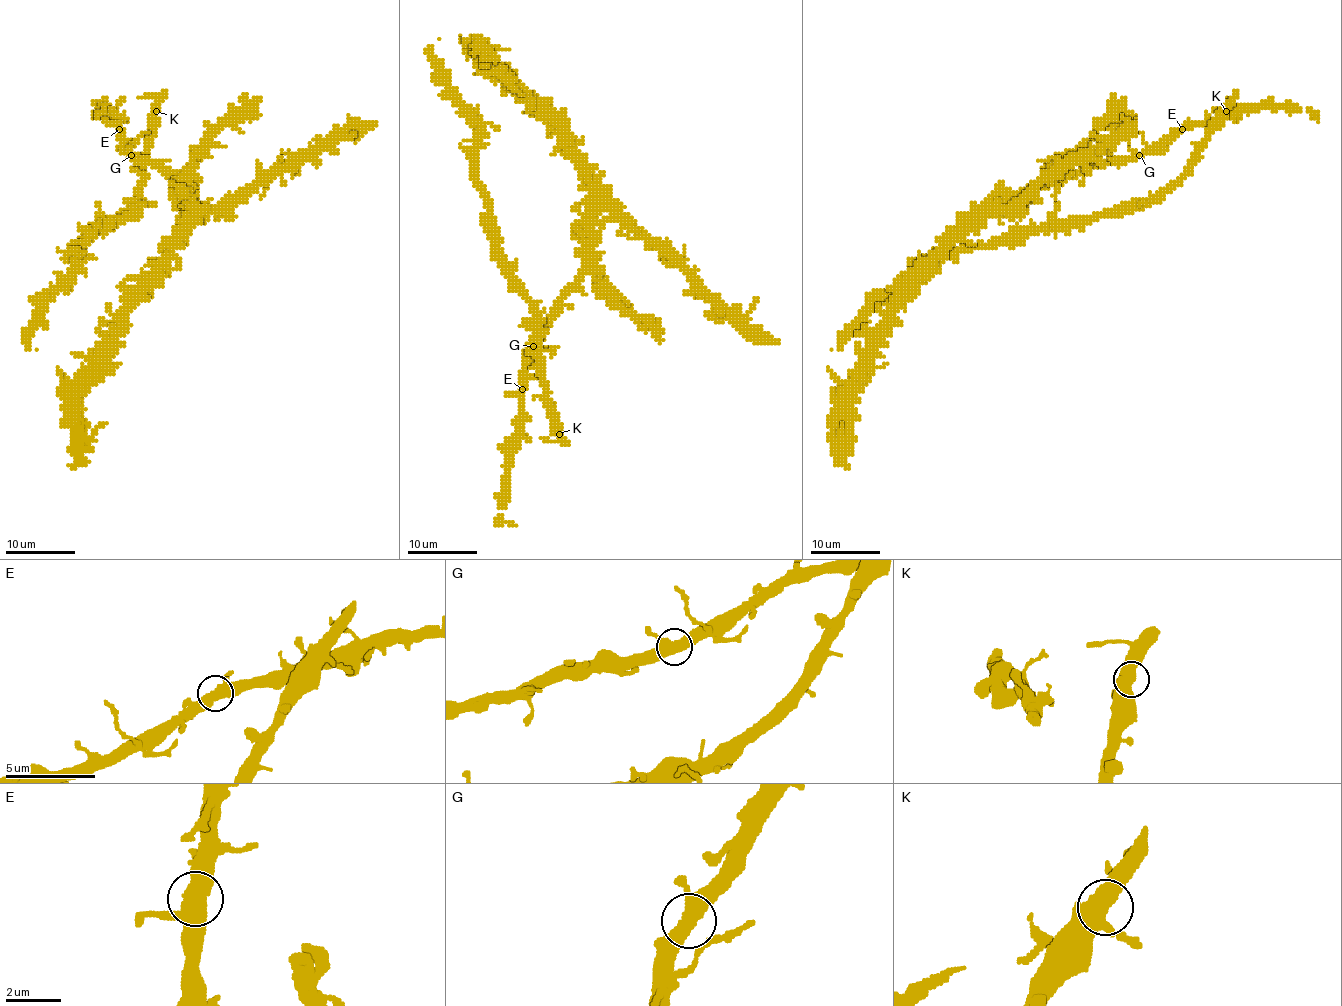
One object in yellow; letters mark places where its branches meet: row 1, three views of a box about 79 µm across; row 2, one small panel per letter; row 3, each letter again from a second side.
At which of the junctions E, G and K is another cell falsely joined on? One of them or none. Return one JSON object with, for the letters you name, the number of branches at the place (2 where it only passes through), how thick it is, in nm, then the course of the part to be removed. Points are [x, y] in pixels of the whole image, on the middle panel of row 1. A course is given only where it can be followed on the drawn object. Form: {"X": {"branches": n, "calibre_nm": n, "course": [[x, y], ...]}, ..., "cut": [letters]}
{"cut": []}

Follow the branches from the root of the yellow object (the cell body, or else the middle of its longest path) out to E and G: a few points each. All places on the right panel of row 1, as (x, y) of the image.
E: (1203, 121), (1182, 128)
G: (1203, 121), (1184, 125), (1139, 154)

